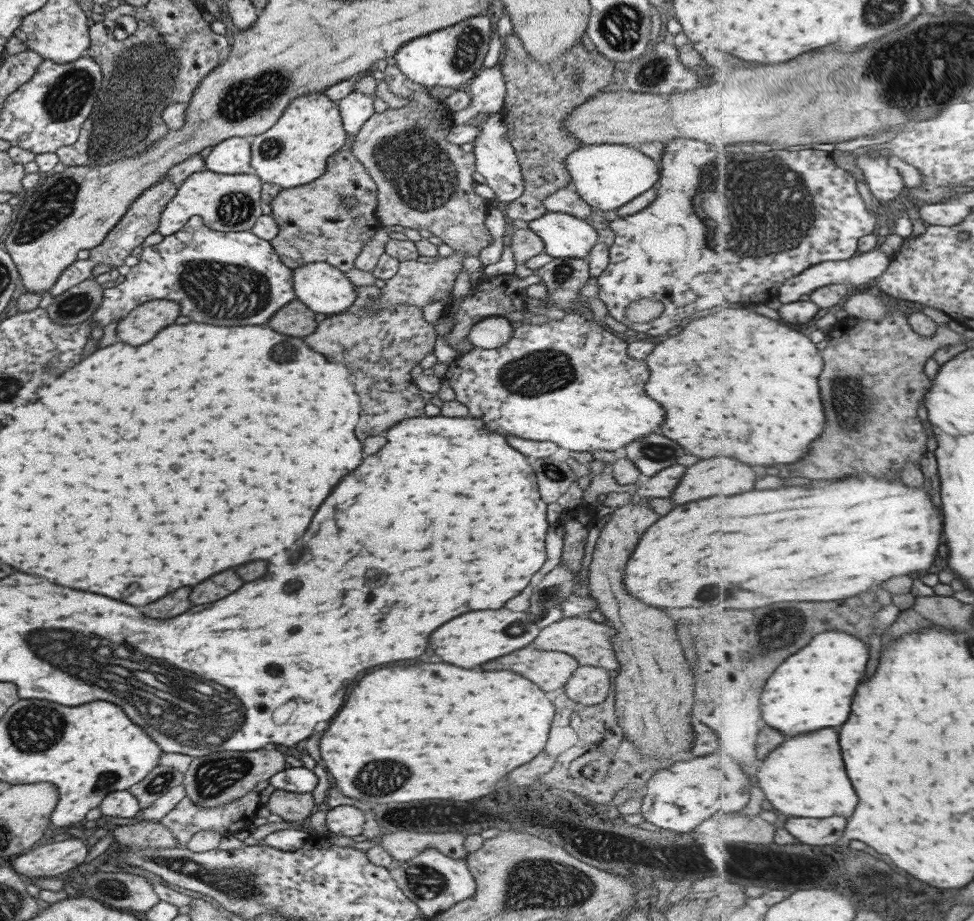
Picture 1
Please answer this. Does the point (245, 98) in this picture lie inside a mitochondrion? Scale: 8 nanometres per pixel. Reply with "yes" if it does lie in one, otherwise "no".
yes

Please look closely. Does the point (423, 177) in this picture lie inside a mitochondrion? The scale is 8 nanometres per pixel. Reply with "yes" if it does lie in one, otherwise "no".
yes

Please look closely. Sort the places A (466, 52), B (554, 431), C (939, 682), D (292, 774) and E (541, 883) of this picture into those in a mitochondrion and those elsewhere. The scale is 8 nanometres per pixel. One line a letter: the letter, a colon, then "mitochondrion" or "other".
A: mitochondrion
B: other
C: other
D: other
E: mitochondrion

